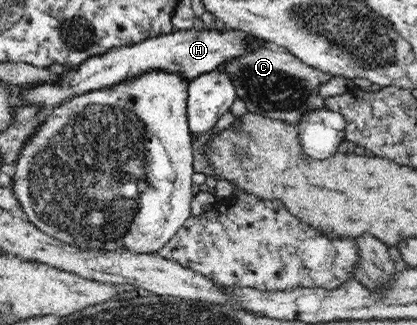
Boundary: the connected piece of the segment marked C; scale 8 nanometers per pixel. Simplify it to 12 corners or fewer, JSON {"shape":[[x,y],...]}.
{"shape":[[263,40],[227,72],[249,112],[297,124],[333,77]]}

